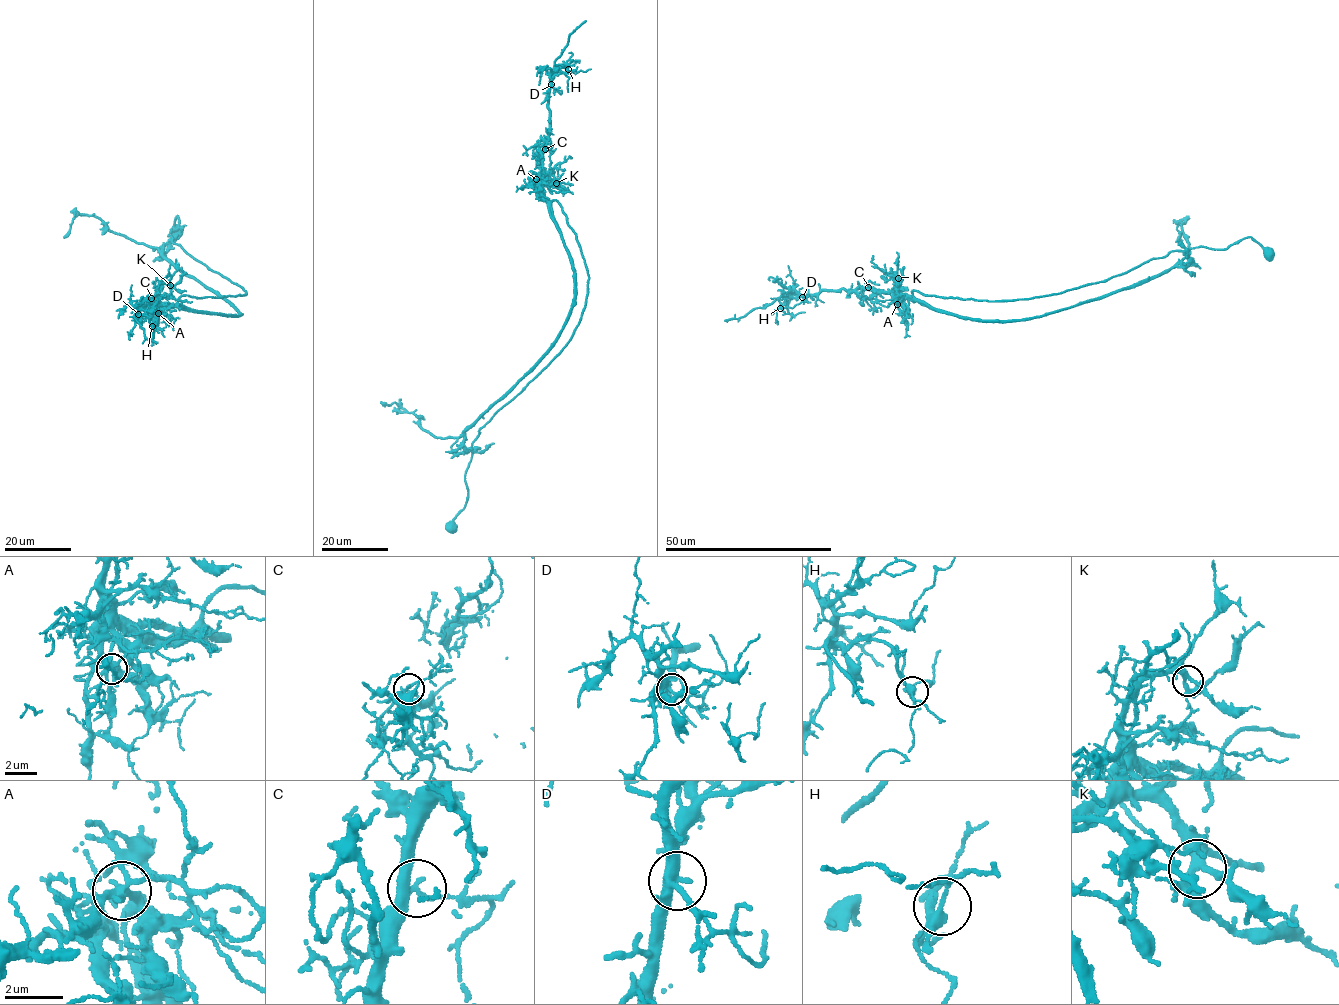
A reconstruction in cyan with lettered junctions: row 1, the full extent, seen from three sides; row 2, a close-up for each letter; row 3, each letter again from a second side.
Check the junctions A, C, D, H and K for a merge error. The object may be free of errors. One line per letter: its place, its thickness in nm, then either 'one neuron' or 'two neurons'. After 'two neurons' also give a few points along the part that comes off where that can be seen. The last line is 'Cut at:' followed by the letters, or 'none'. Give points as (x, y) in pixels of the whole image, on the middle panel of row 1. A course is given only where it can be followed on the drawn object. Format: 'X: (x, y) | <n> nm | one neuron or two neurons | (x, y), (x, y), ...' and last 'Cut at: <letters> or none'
A: (536, 179) | 240 nm | two neurons | (537, 179), (539, 174), (573, 270), (574, 302), (557, 338), (459, 437), (435, 437), (413, 412), (380, 402)
C: (545, 149) | 170 nm | one neuron
D: (551, 84) | 320 nm | one neuron
H: (568, 69) | 280 nm | one neuron
K: (556, 183) | 280 nm | one neuron
Cut at: A

